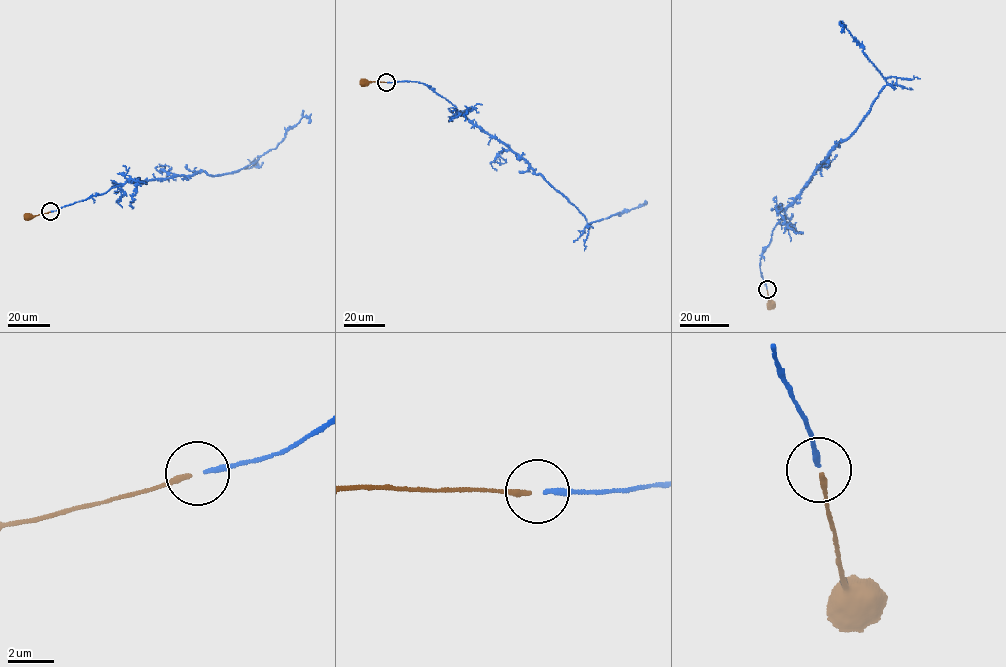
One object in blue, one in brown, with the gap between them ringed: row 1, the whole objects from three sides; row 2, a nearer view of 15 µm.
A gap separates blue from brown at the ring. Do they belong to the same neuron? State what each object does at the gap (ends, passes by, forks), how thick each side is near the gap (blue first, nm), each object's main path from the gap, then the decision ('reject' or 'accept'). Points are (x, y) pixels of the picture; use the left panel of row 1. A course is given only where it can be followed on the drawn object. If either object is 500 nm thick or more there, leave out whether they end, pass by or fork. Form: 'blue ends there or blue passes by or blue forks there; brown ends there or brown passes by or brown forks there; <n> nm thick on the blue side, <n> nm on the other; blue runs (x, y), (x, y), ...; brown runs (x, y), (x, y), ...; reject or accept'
blue ends there; brown ends there; 240 nm thick on the blue side, 240 nm on the other; blue runs (51, 211), (129, 181), (202, 171), (213, 176), (232, 173), (275, 149), (303, 117), (310, 122); brown runs (50, 211), (24, 217); accept

